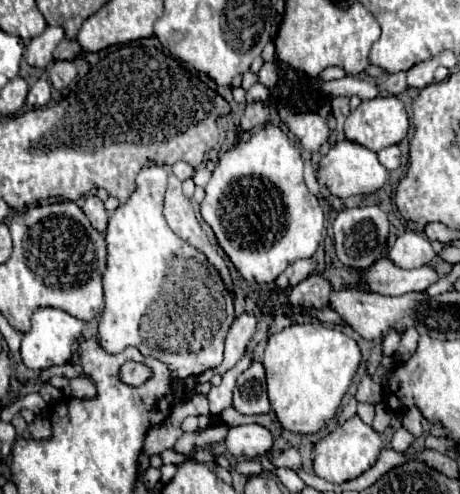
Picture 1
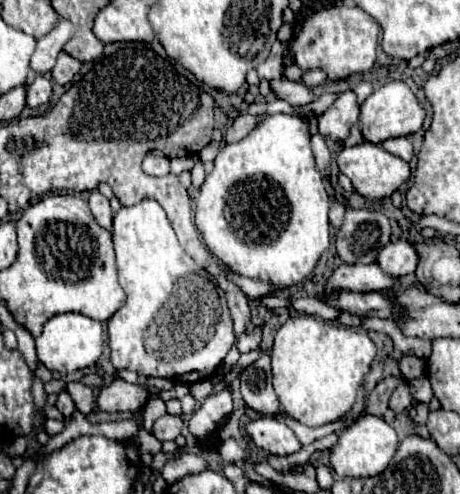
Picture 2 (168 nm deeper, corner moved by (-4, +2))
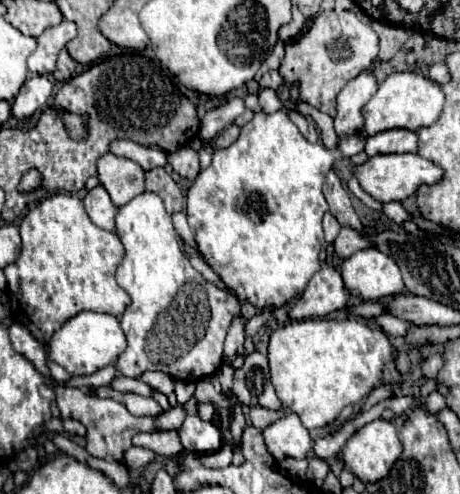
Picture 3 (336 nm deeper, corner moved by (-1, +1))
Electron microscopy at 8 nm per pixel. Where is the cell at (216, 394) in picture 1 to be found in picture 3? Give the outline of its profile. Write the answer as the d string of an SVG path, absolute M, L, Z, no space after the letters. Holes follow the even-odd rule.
M197 414L187 416L183 426L179 428L181 444L185 450L191 450L195 454L207 454L221 448L221 432L211 424L201 420Z

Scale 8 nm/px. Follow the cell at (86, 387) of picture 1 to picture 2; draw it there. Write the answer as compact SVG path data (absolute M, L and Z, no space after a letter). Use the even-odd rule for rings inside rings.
M122 379L104 385L98 393L98 407L106 413L136 411L148 401L148 391L144 387L126 383Z

